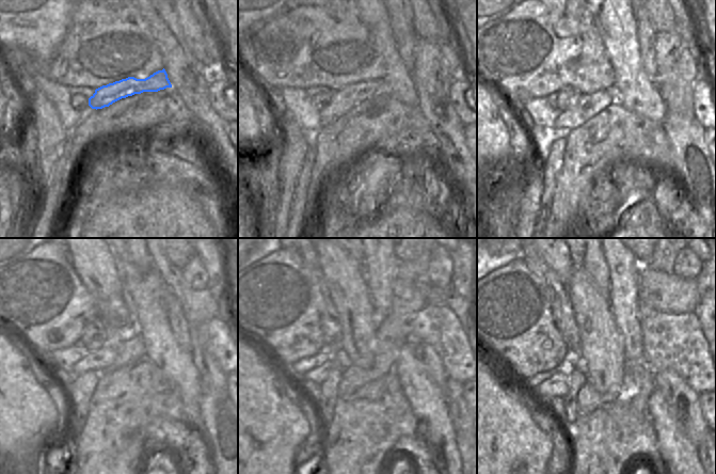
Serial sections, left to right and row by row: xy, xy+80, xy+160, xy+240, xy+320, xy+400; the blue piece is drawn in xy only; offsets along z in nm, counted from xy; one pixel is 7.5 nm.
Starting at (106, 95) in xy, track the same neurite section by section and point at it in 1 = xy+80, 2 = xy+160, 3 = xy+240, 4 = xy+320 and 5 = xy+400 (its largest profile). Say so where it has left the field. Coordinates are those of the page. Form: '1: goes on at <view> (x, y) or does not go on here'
1: goes on at xy+80 (344, 99)
2: goes on at xy+160 (589, 105)
3: goes on at xy+240 (101, 360)
4: goes on at xy+320 (338, 359)
5: goes on at xy+400 (557, 385)

